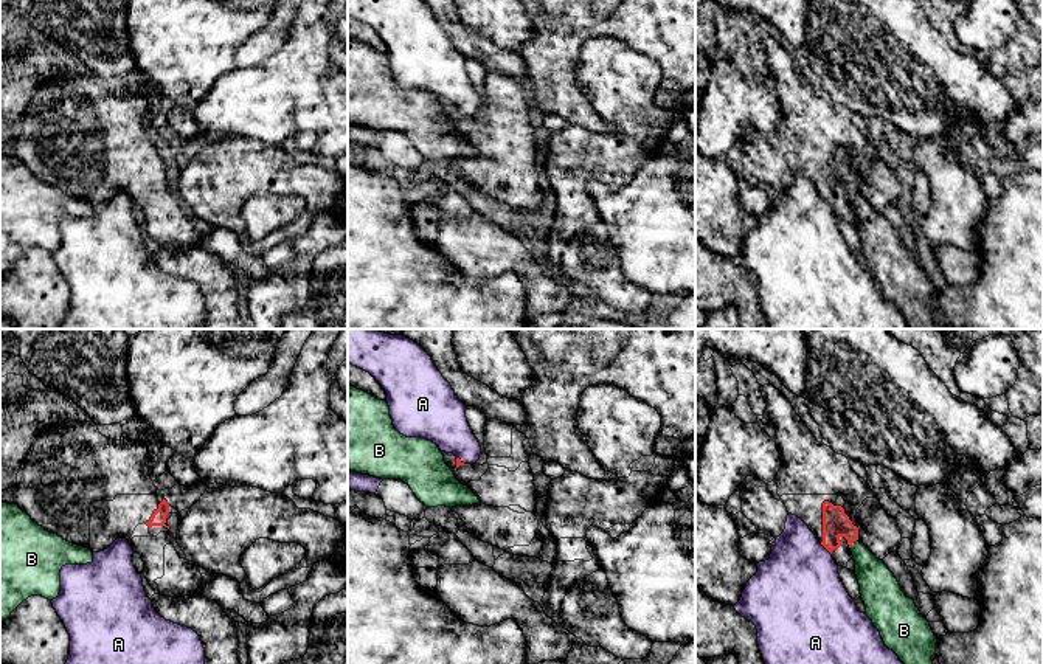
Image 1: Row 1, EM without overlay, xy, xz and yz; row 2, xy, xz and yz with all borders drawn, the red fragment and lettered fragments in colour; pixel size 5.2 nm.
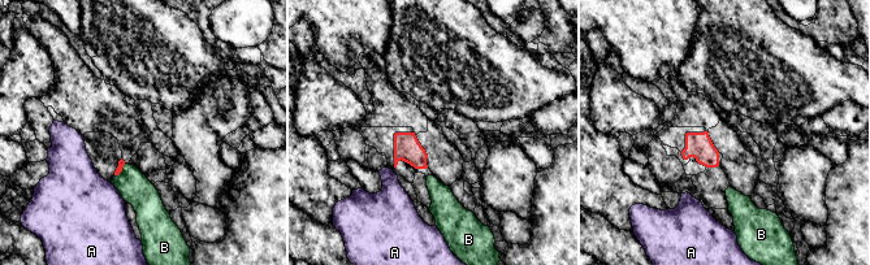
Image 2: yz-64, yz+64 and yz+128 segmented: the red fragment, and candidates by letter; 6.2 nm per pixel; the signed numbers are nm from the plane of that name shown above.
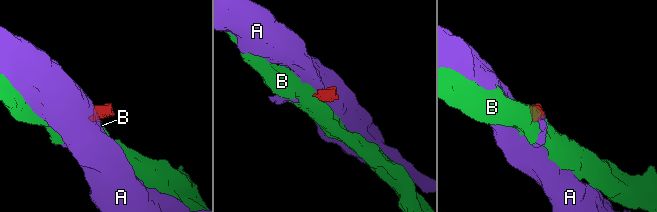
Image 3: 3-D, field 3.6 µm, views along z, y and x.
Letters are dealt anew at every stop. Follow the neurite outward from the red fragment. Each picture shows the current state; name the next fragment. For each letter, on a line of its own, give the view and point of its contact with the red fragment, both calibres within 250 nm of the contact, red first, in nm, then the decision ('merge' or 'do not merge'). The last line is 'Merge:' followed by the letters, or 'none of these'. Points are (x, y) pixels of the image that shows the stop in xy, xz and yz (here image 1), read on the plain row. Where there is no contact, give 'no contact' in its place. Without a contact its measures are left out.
A: meets red in yz at (826, 200); 140 nm thick on the red side, 440 nm on the other; do not merge
B: meets red in yz at (852, 194); 140 nm thick on the red side, 180 nm on the other; do not merge
Merge: none of these

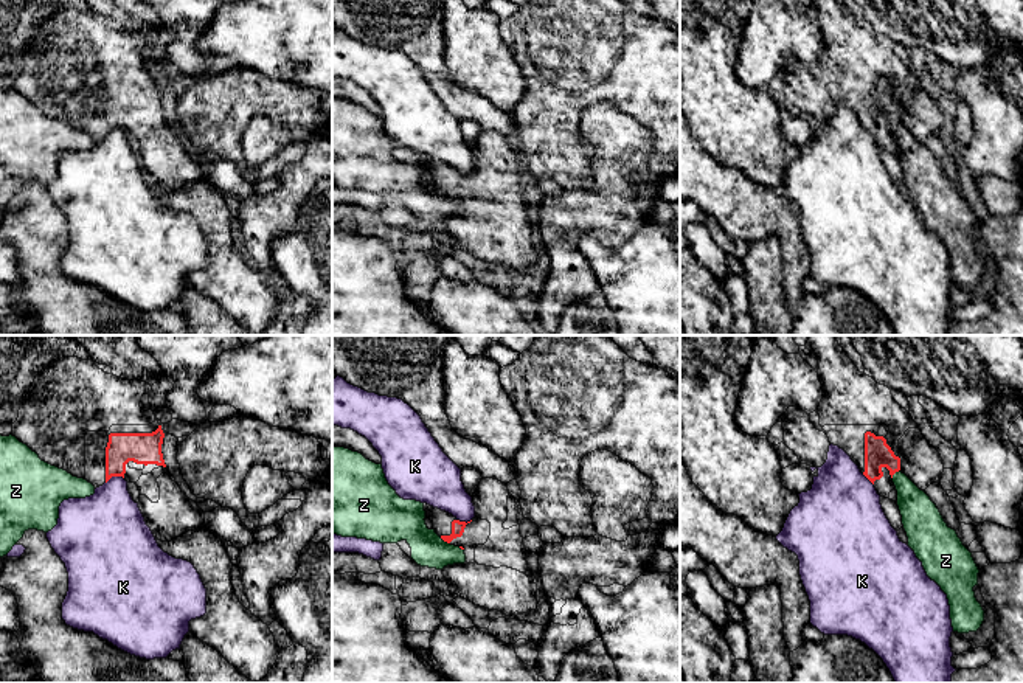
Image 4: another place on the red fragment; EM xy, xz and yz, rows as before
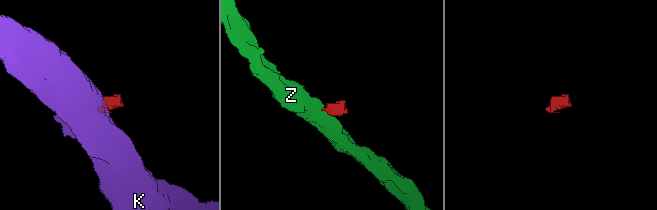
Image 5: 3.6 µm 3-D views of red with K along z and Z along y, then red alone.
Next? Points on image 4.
K: meets red in xy at (114, 128); 160 nm thick on the red side, 360 nm on the other; do not merge
Z: meets red in xz at (444, 193); 70 nm thick on the red side, 200 nm on the other; do not merge
Merge: none of these

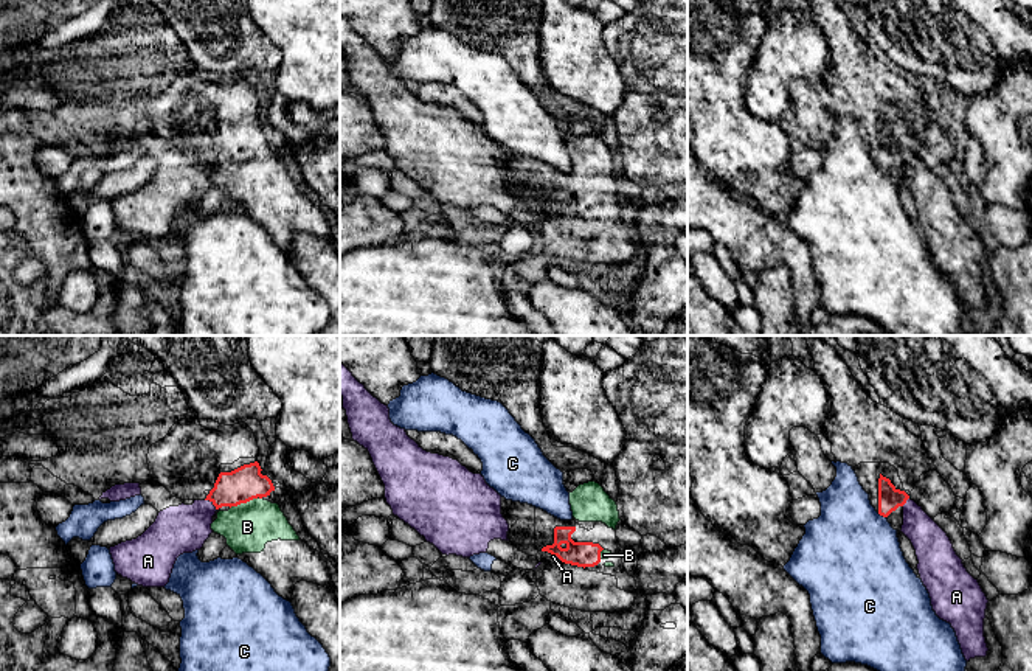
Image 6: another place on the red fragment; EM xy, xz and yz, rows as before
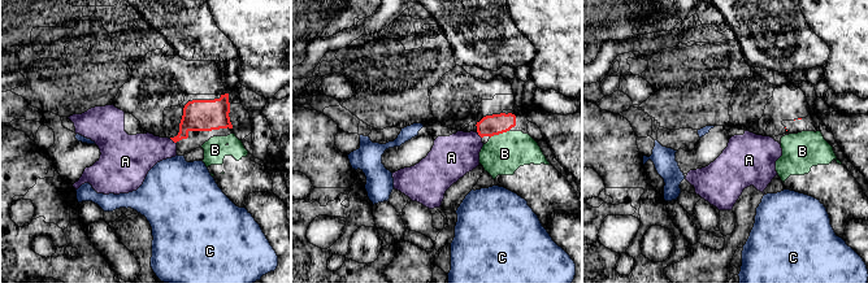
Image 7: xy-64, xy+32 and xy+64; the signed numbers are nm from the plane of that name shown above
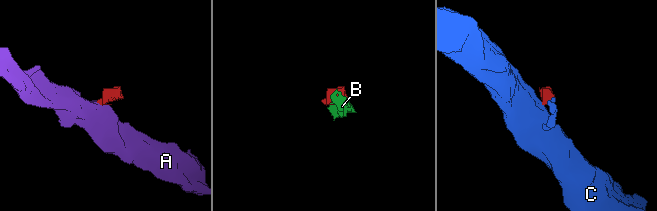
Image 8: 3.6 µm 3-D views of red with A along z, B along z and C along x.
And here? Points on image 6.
A: meets red in xy at (213, 156); 180 nm thick on the red side, 240 nm on the other; do not merge
B: meets red in xy at (245, 154); 180 nm thick on the red side, 260 nm on the other; merge
C: meets red in yz at (882, 166); 120 nm thick on the red side, 480 nm on the other; do not merge
Merge: B

